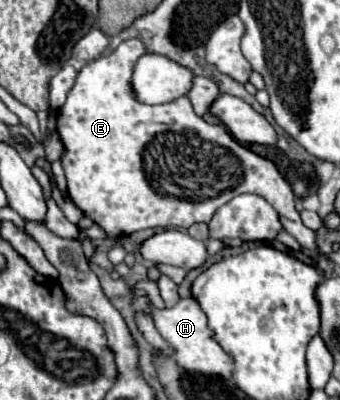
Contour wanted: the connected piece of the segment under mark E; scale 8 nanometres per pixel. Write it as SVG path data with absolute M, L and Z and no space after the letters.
M133 38L119 44L111 54L89 62L79 70L71 92L67 94L67 102L59 108L57 132L65 146L61 164L67 178L67 192L73 204L81 208L83 214L89 216L107 234L107 238L115 240L143 228L189 228L197 222L209 222L217 208L235 196L257 194L275 208L283 228L303 248L311 252L317 250L315 232L303 226L299 212L295 210L293 190L271 160L265 160L241 146L225 130L225 126L207 124L193 112L187 96L161 106L139 104L133 98L133 90L129 90L129 78L133 74L133 62L137 62L141 54L145 54L145 46Z

